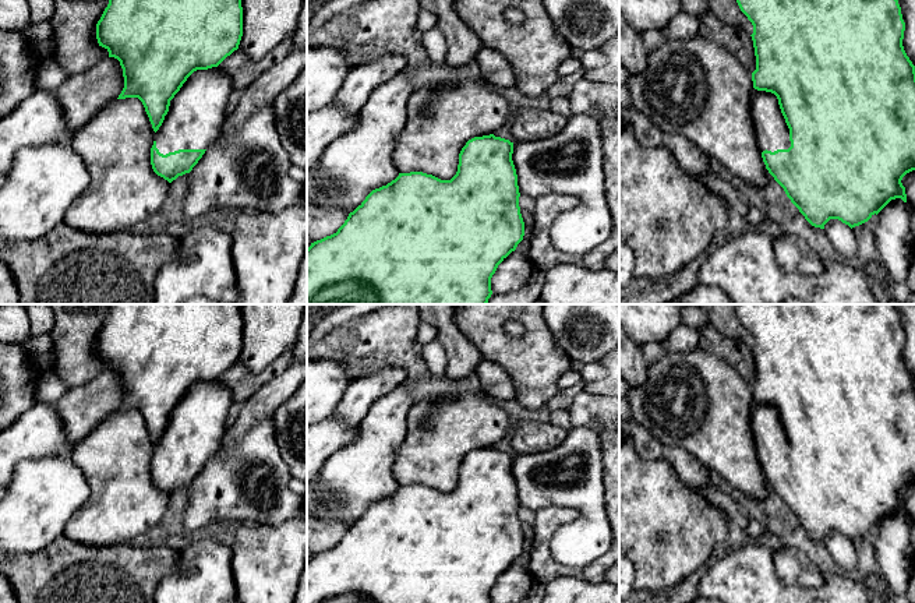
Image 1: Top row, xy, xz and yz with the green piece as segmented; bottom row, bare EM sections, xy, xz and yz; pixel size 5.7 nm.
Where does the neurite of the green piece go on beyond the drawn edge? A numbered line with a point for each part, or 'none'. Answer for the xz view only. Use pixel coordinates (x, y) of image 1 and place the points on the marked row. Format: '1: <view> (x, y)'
none

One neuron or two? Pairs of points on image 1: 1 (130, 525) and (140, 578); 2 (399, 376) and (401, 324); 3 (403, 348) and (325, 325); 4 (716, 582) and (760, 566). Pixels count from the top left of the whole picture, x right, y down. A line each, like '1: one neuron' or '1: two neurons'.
1: two neurons
2: two neurons
3: two neurons
4: one neuron

